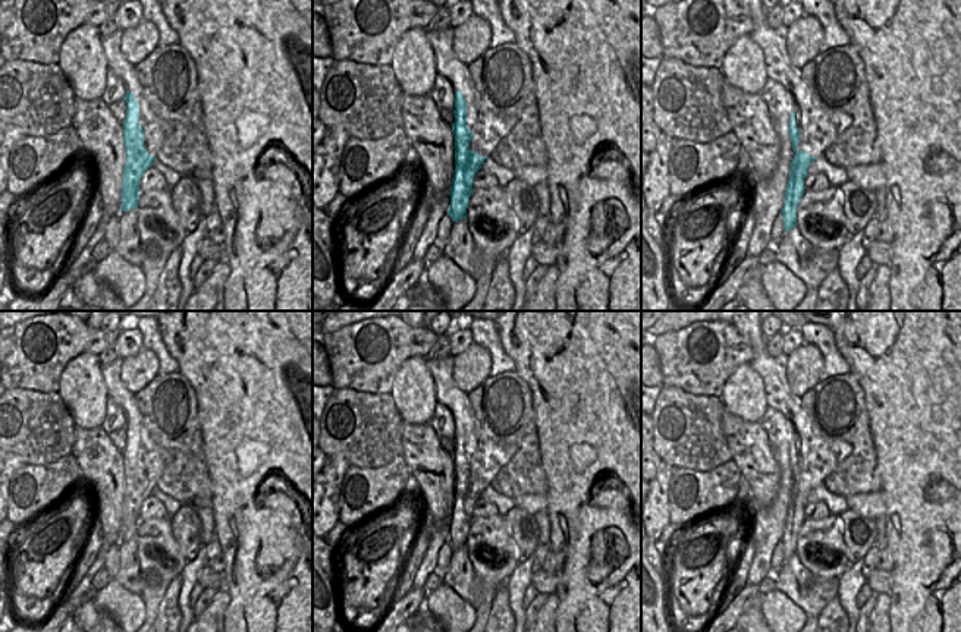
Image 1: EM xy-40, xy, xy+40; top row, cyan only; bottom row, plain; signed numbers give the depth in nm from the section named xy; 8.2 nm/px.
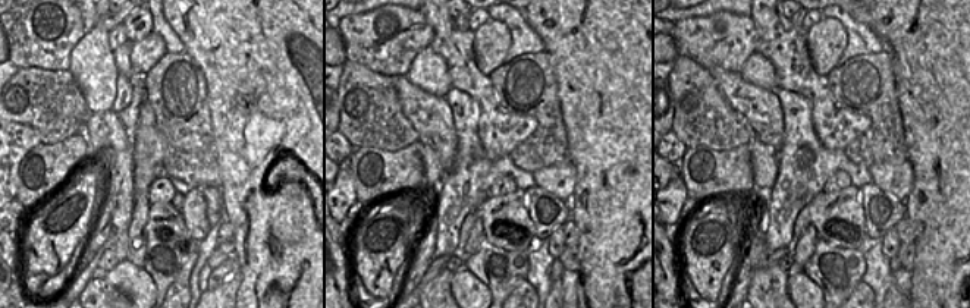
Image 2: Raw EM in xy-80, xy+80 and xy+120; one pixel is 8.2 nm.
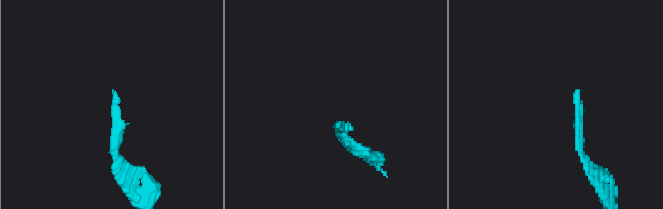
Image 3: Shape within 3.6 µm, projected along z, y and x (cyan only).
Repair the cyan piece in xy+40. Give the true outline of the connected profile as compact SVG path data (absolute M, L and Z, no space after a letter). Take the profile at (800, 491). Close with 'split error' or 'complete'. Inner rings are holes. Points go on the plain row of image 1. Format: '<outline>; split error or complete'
M734 311L732 324L751 346L751 368L761 377L767 406L779 411L792 424L795 438L789 447L789 466L795 481L791 490L783 537L785 562L797 554L797 537L804 519L808 494L822 485L827 475L852 452L844 440L822 438L814 434L801 397L789 390L786 381L786 356L772 358L766 350L766 336L761 331L760 311Z; split error

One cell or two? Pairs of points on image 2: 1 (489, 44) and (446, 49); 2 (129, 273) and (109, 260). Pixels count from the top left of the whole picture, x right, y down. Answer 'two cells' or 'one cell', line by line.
1: two cells
2: two cells

